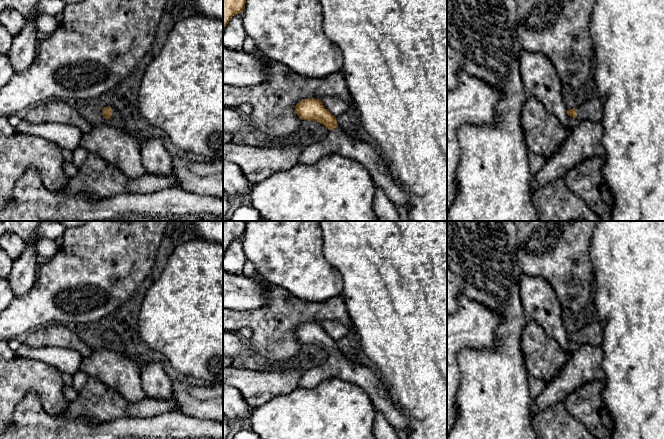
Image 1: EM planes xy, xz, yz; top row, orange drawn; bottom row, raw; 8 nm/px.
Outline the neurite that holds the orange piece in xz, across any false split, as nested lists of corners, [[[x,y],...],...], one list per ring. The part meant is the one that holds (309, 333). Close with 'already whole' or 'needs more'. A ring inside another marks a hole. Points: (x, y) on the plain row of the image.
[[[308,322],[300,325],[295,330],[296,338],[306,345],[317,345],[328,352],[328,361],[321,366],[316,366],[311,369],[307,369],[302,374],[299,382],[299,388],[312,389],[318,384],[329,378],[337,378],[344,382],[353,383],[354,385],[362,388],[370,397],[375,409],[382,412],[387,418],[389,423],[397,430],[409,434],[409,420],[403,415],[397,407],[394,405],[392,398],[389,394],[388,388],[381,379],[371,368],[351,361],[346,358],[339,350],[336,341],[332,339],[323,329],[321,324]]]; needs more

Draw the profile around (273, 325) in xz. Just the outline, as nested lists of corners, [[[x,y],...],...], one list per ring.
[[[257,274],[252,278],[265,287],[267,302],[264,306],[255,310],[223,310],[223,329],[234,332],[249,327],[253,332],[250,338],[250,349],[259,360],[282,362],[295,356],[303,346],[303,343],[296,338],[295,330],[304,323],[320,324],[322,320],[328,319],[339,321],[350,331],[355,331],[342,295],[317,303],[304,301],[291,295],[283,287],[263,280]]]

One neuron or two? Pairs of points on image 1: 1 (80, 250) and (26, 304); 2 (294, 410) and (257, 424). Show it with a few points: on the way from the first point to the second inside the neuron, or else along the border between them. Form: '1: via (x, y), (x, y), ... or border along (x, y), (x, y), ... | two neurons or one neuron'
1: via (68, 264), (40, 292) | one neuron
2: via (285, 419), (283, 421), (266, 421) | one neuron

